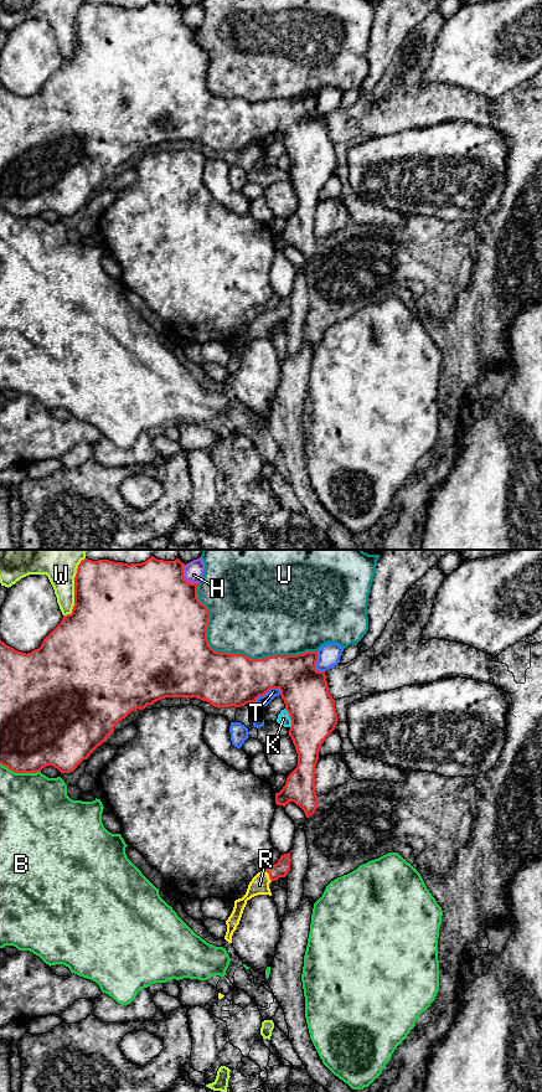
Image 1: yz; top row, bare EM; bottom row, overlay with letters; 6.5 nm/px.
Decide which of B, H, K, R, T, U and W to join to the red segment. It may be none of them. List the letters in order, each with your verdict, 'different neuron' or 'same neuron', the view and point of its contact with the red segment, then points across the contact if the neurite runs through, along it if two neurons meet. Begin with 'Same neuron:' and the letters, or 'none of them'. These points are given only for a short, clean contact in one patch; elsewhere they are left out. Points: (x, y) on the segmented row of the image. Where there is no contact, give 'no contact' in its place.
Same neuron: none of them
B: different neuron | yz (20, 772)
H: different neuron | yz (184, 578)
K: different neuron | yz (290, 719)
R: different neuron | yz (269, 875)
T: different neuron | yz (267, 691)
U: different neuron | yz (232, 654)
W: different neuron | yz (75, 588)

